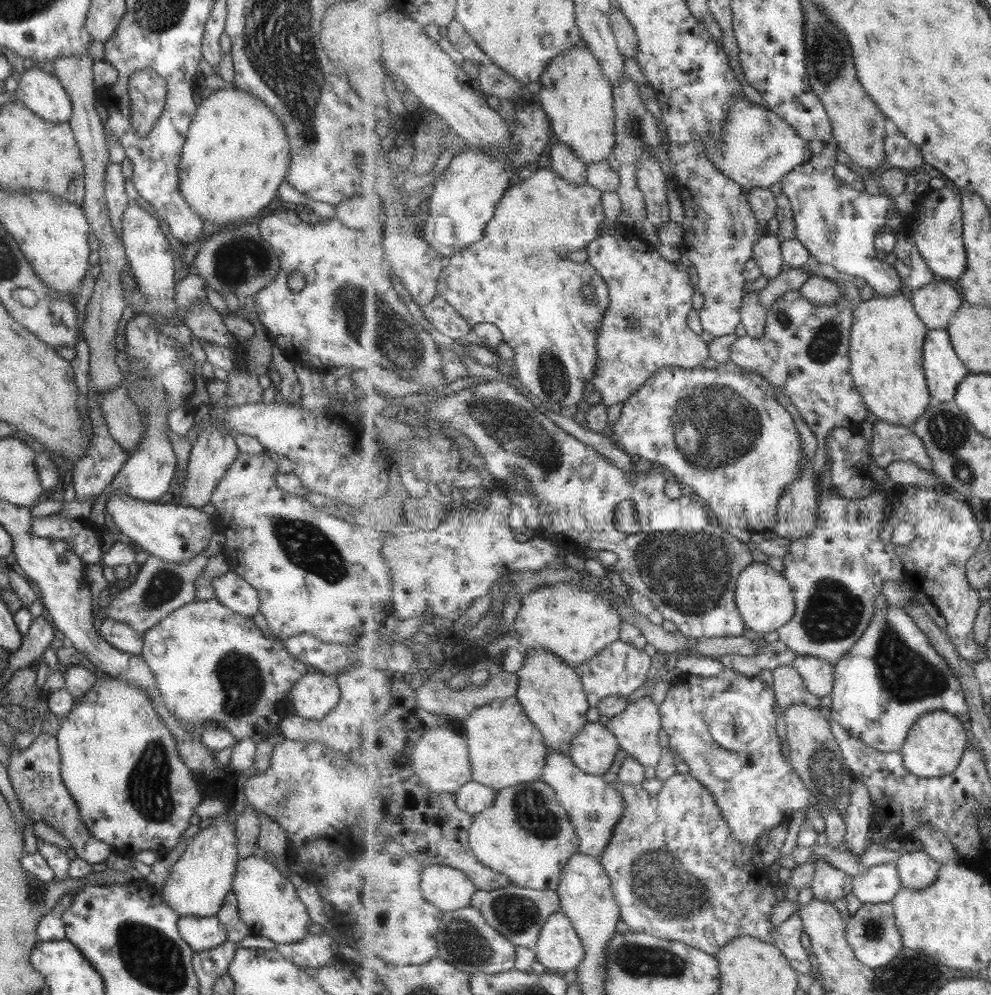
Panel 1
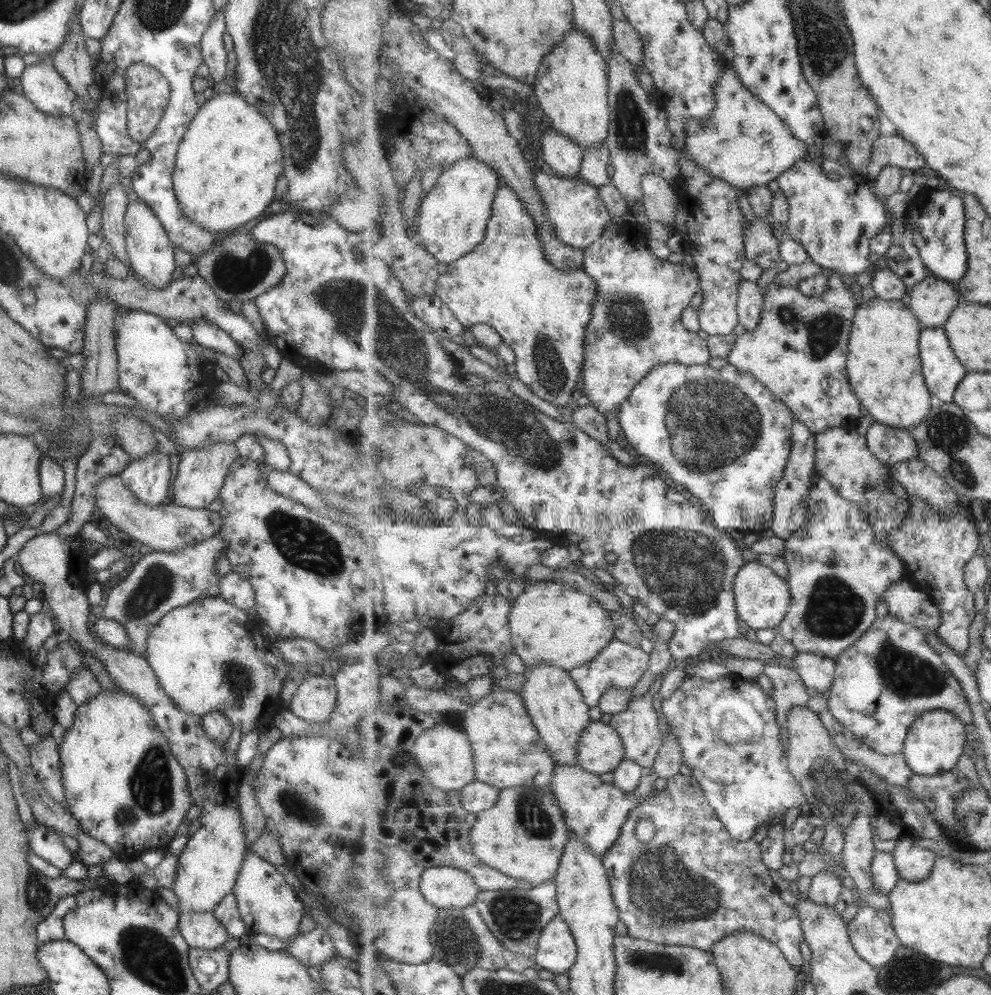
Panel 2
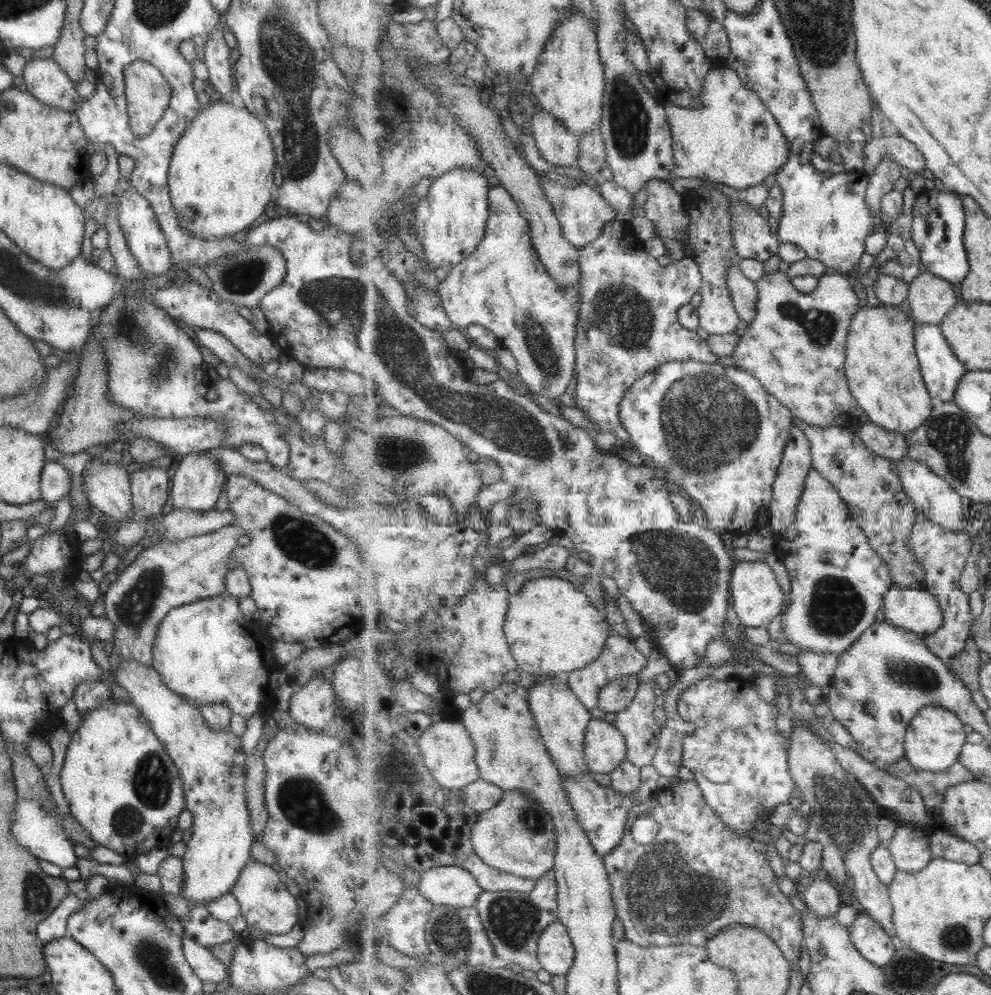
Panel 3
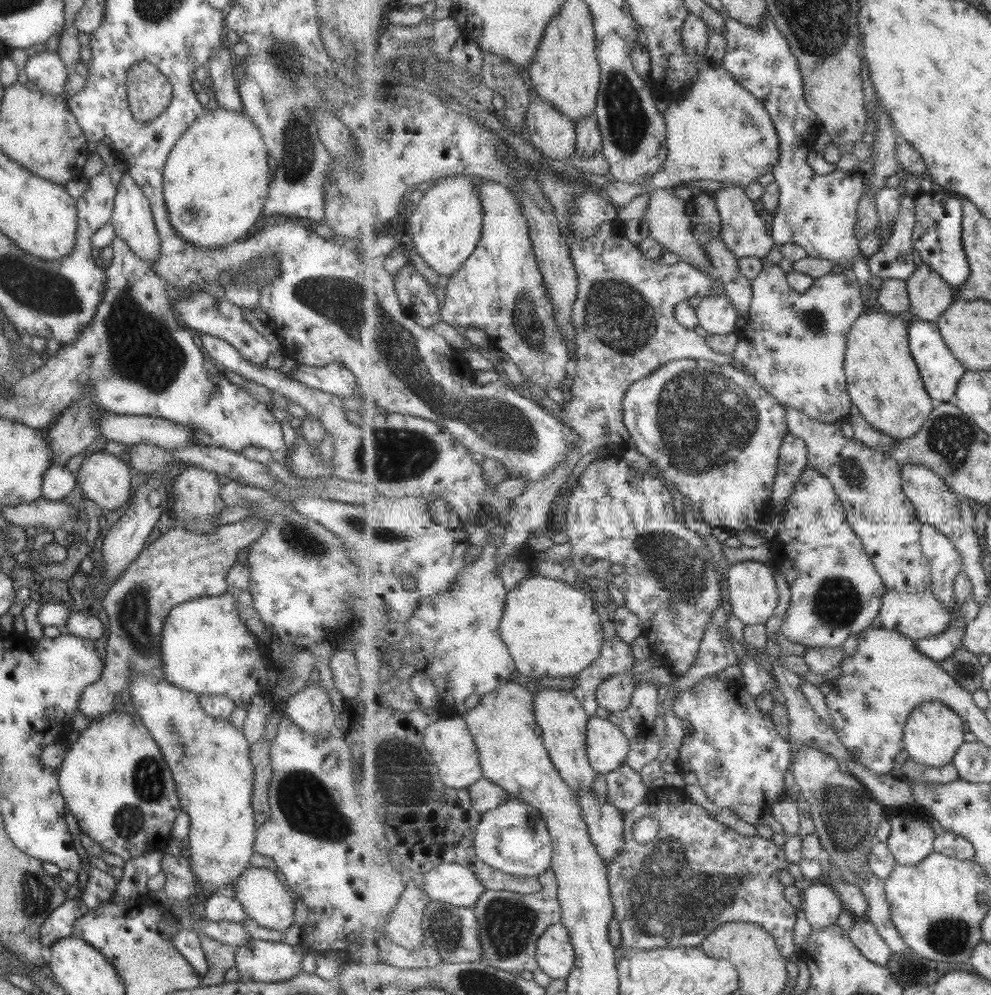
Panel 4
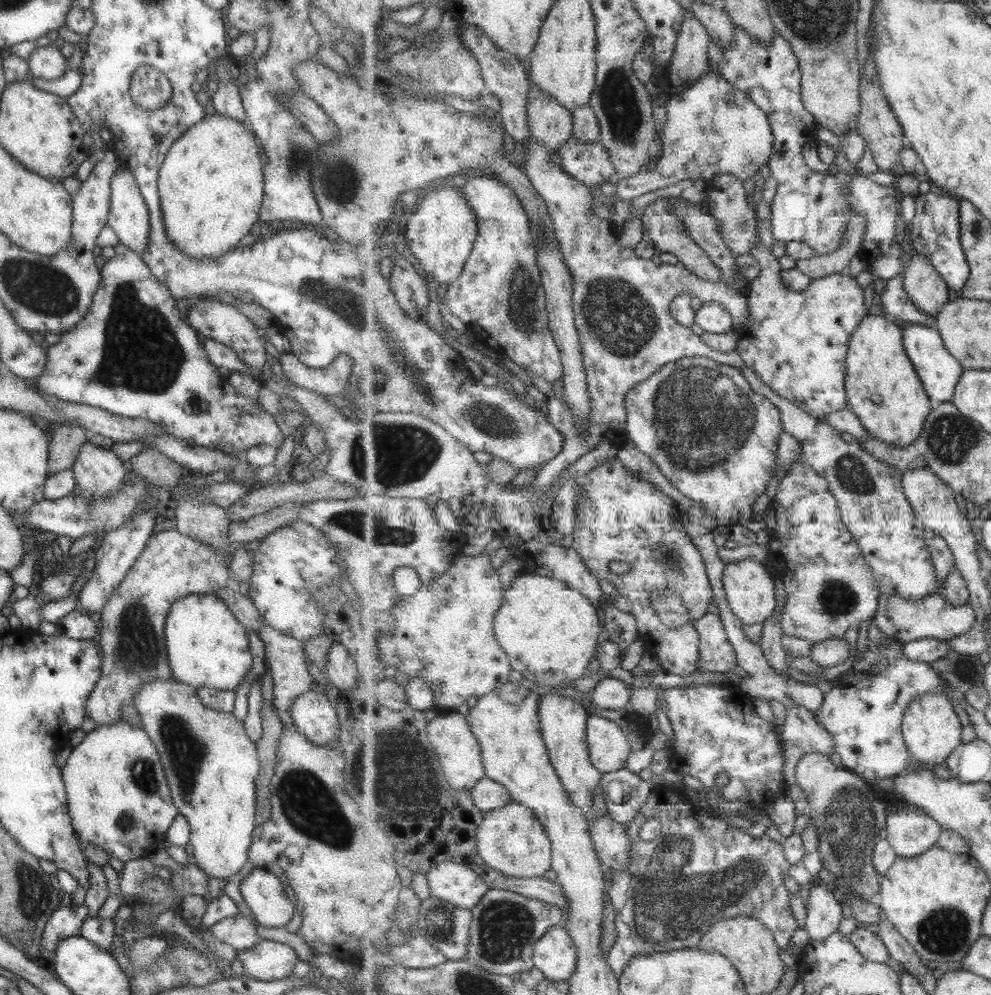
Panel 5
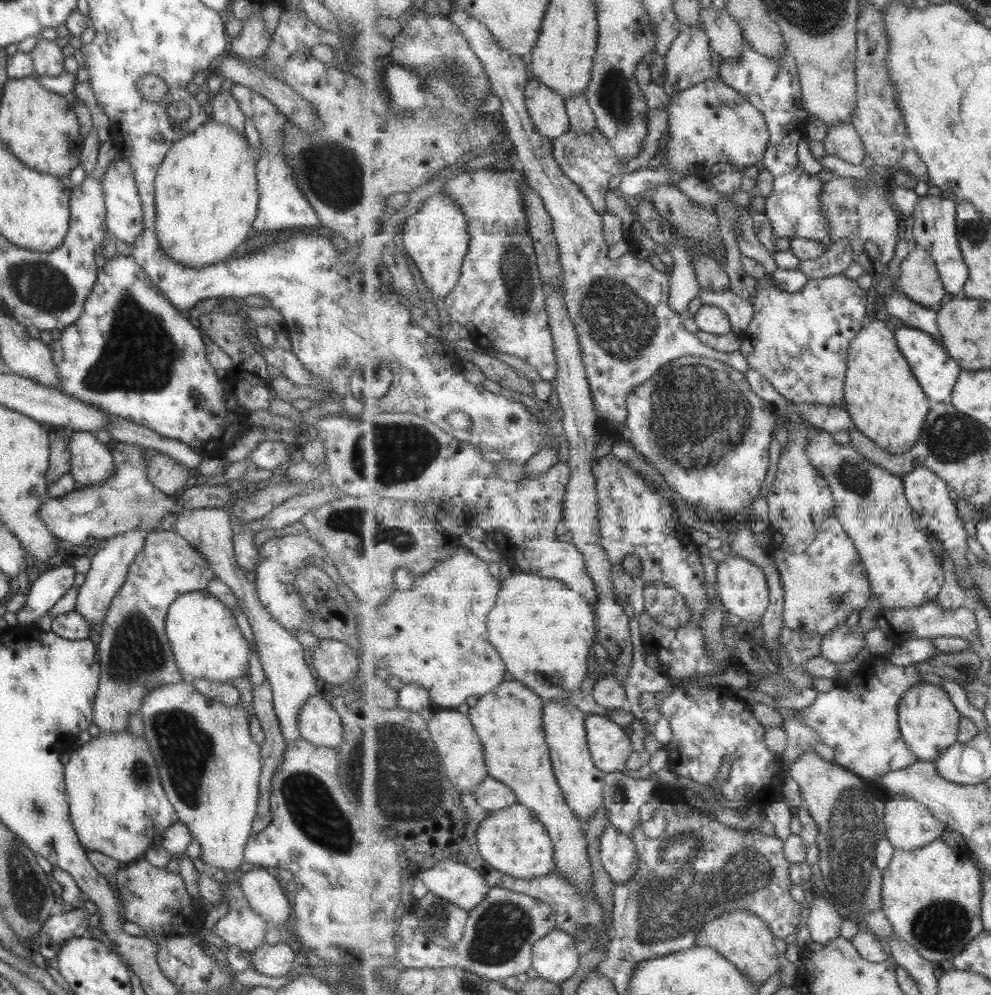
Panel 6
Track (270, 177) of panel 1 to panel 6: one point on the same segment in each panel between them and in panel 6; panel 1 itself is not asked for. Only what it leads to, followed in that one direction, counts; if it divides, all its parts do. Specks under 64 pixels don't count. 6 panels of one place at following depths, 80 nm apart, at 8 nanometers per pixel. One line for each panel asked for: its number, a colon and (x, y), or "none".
2: (225, 167)
3: (220, 176)
4: (214, 180)
5: (209, 185)
6: (205, 196)

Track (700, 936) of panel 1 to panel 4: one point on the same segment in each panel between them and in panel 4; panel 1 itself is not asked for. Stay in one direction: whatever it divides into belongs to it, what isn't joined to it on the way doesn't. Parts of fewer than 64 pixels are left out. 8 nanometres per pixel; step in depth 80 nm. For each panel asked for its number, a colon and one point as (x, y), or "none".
2: (694, 884)
3: (698, 877)
4: (662, 900)

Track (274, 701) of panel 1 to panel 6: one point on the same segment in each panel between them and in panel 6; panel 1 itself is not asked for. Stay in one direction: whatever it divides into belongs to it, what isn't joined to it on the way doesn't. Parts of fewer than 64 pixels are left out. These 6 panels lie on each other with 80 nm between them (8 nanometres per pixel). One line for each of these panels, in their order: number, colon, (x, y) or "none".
2: (208, 655)
3: (207, 651)
4: (205, 648)
5: (206, 646)
6: (205, 641)

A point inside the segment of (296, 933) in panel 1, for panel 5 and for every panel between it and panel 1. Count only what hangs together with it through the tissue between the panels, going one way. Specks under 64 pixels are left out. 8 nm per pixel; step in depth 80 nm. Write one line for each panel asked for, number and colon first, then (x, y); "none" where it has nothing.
2: (266, 905)
3: (266, 905)
4: (264, 898)
5: (266, 898)

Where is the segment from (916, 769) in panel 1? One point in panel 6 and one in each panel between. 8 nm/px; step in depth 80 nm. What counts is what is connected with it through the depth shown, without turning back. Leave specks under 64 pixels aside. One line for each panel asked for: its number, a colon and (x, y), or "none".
2: (935, 743)
3: (934, 740)
4: (933, 734)
5: (932, 730)
6: (930, 724)

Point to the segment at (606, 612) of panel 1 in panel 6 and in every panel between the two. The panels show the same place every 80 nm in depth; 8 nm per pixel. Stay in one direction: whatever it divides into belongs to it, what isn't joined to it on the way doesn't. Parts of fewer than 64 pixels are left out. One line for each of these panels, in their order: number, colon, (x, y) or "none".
2: (550, 623)
3: (552, 627)
4: (551, 628)
5: (550, 631)
6: (544, 630)

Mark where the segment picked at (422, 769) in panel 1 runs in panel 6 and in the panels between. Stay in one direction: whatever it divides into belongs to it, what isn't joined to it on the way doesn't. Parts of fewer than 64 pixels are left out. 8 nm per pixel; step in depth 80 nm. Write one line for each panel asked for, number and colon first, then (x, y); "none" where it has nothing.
2: (445, 753)
3: (448, 748)
4: (450, 741)
5: (459, 749)
6: (464, 756)

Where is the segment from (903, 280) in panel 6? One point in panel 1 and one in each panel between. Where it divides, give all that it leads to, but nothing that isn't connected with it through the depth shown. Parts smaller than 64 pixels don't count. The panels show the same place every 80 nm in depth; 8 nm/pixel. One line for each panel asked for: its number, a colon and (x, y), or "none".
1: (937, 303)
2: (933, 300)
3: (931, 298)
4: (931, 295)
5: (927, 288)

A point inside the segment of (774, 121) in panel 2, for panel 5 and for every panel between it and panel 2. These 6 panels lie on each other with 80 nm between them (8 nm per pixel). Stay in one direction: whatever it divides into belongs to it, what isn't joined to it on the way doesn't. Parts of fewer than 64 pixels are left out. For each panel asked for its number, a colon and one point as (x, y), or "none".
3: (732, 137)
4: (720, 131)
5: (713, 127)

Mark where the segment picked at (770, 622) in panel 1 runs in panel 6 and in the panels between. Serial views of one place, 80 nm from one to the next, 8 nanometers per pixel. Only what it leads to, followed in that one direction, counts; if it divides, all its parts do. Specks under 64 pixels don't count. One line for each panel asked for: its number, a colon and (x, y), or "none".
2: (763, 599)
3: (756, 598)
4: (752, 595)
5: (750, 588)
6: (741, 584)

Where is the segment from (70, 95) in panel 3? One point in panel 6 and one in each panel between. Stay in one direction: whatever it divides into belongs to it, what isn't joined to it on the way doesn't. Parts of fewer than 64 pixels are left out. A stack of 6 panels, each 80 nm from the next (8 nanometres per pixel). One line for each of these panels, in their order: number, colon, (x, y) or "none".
4: (46, 70)
5: (46, 62)
6: (46, 55)

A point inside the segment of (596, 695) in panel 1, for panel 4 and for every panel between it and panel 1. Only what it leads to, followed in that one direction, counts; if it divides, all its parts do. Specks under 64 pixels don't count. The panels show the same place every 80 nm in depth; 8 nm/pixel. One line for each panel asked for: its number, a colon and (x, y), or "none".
2: (620, 666)
3: (620, 658)
4: (616, 657)

